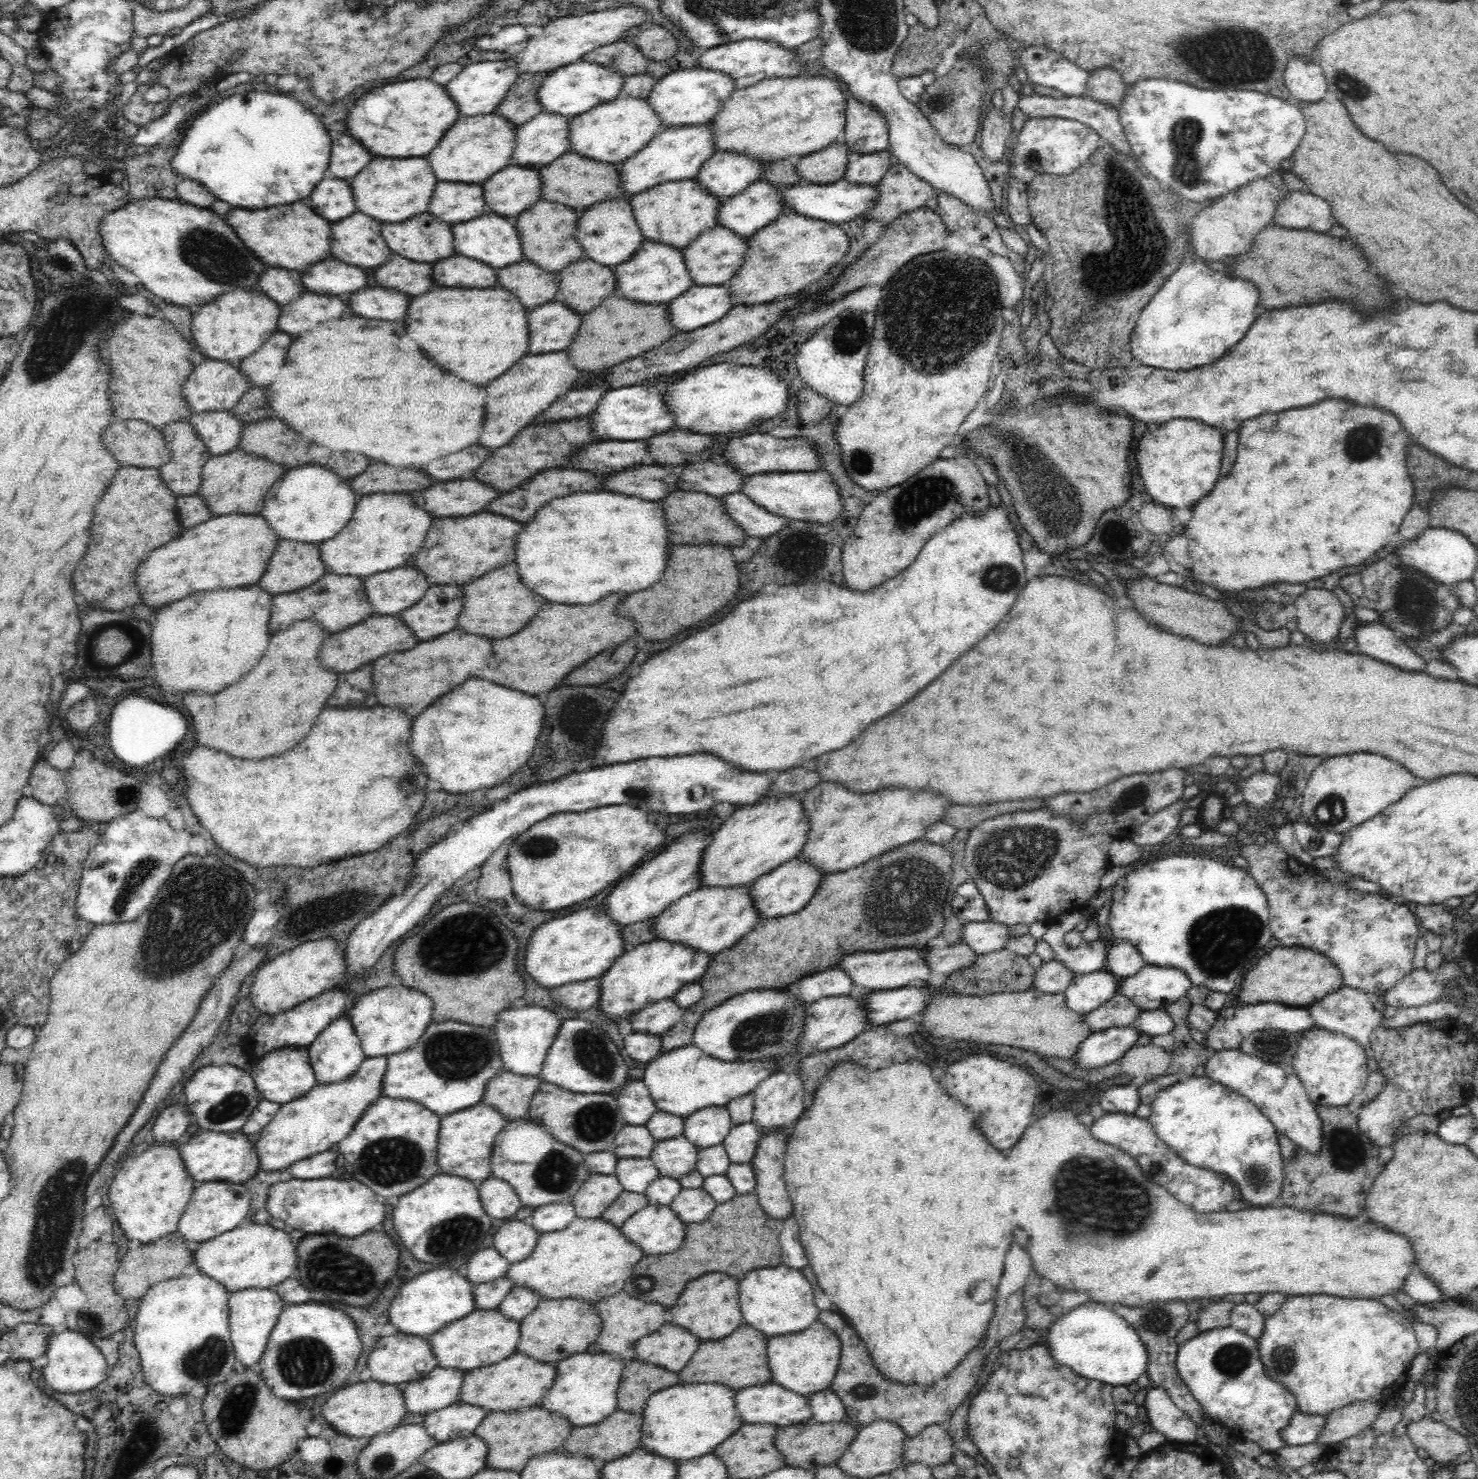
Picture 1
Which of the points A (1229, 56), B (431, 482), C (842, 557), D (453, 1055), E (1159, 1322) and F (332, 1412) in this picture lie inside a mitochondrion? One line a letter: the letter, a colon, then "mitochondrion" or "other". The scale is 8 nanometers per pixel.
A: mitochondrion
B: other
C: other
D: mitochondrion
E: mitochondrion
F: other

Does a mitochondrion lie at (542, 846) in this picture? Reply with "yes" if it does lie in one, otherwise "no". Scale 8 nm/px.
yes

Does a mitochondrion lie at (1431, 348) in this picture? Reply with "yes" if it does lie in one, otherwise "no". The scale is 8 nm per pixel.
no

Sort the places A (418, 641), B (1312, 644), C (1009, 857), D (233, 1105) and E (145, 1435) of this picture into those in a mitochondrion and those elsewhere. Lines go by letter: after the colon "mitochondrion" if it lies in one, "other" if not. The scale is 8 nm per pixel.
A: other
B: other
C: mitochondrion
D: mitochondrion
E: other

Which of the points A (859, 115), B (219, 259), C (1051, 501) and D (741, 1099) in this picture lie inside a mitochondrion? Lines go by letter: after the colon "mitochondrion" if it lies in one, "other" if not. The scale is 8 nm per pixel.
A: other
B: mitochondrion
C: mitochondrion
D: other

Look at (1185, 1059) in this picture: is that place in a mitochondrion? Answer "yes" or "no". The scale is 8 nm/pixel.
no

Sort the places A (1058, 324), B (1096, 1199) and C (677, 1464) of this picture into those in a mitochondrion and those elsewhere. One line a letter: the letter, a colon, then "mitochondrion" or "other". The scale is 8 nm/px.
A: other
B: mitochondrion
C: other

